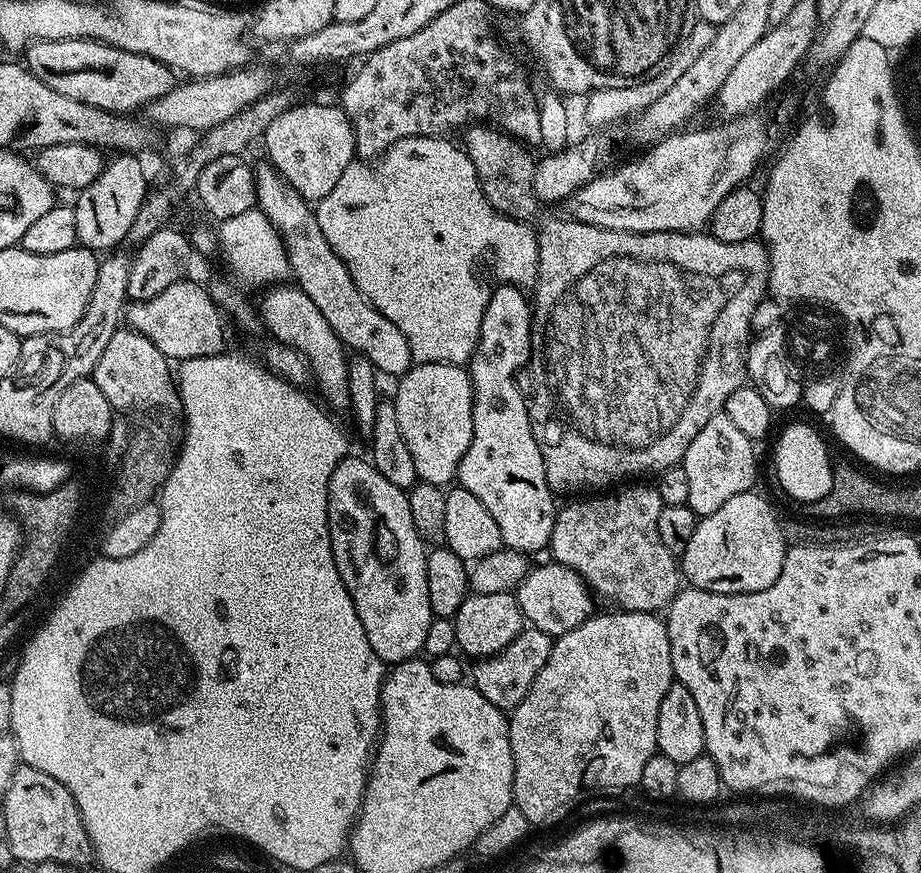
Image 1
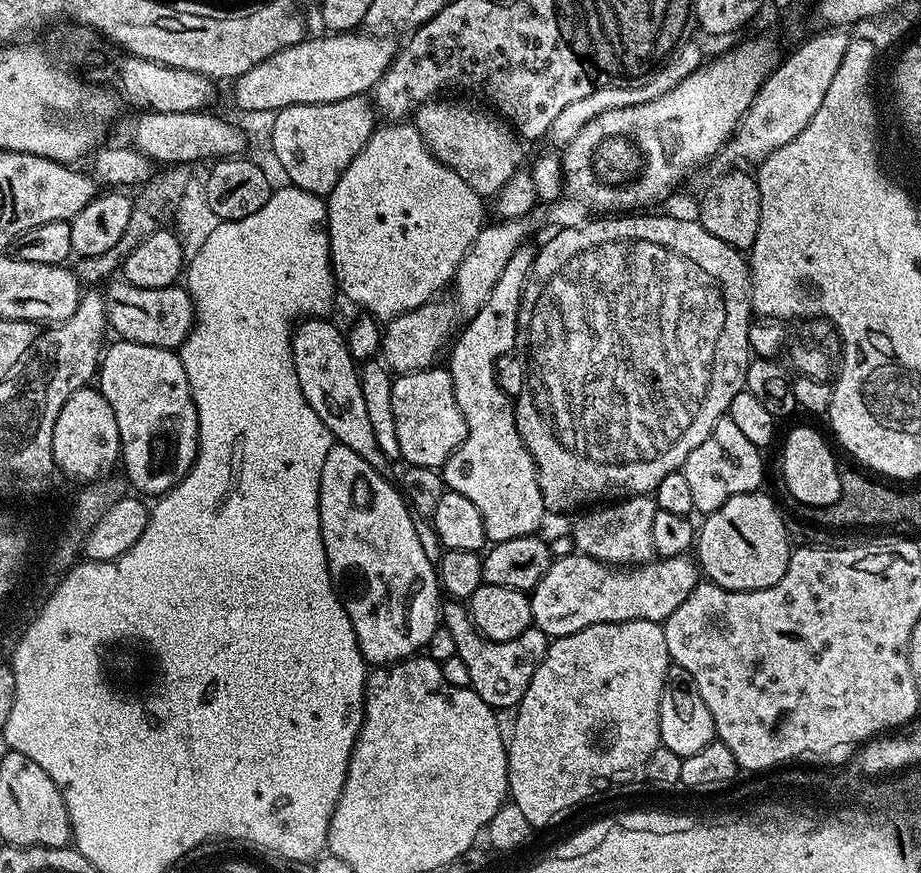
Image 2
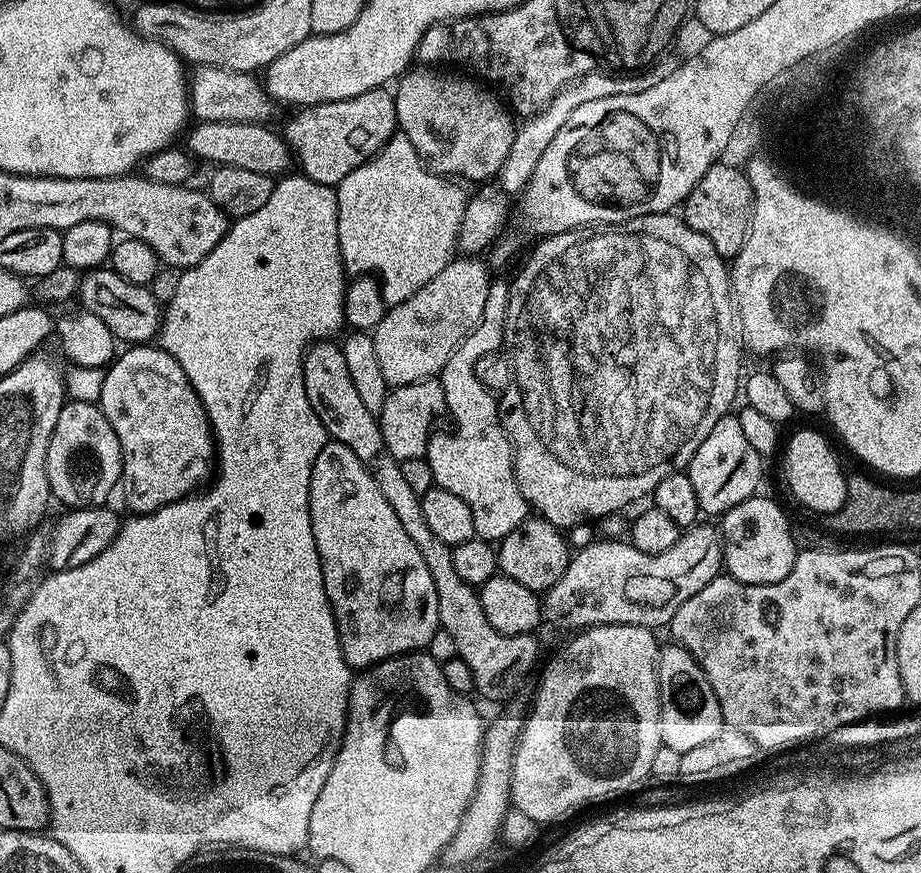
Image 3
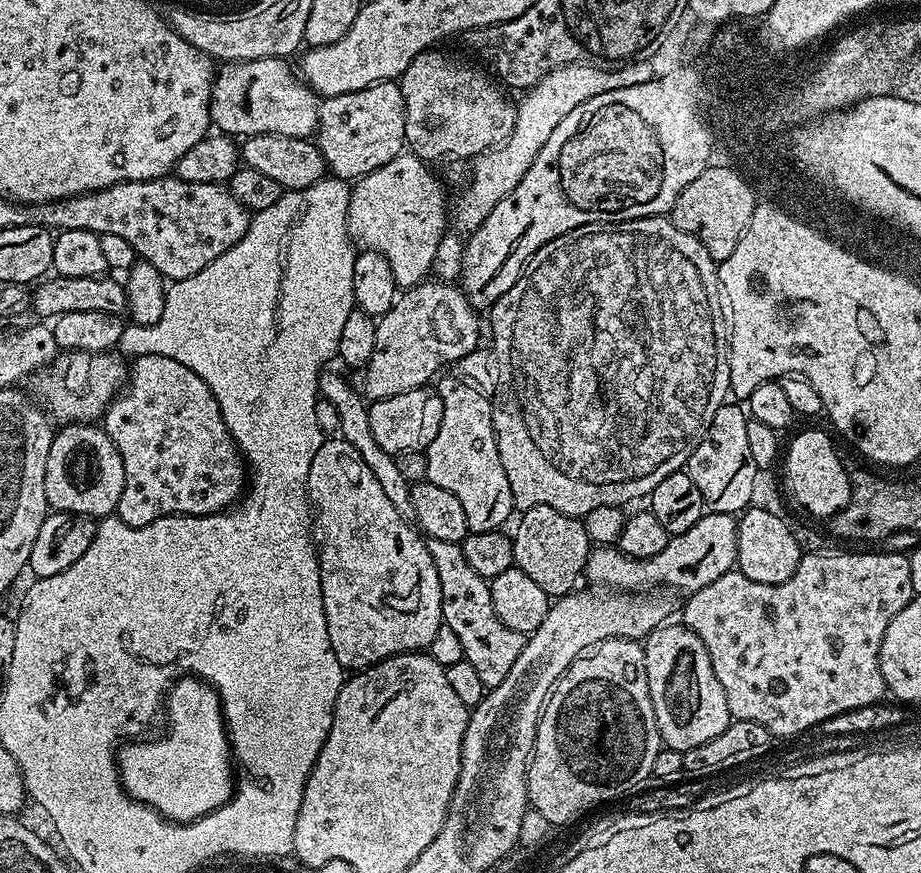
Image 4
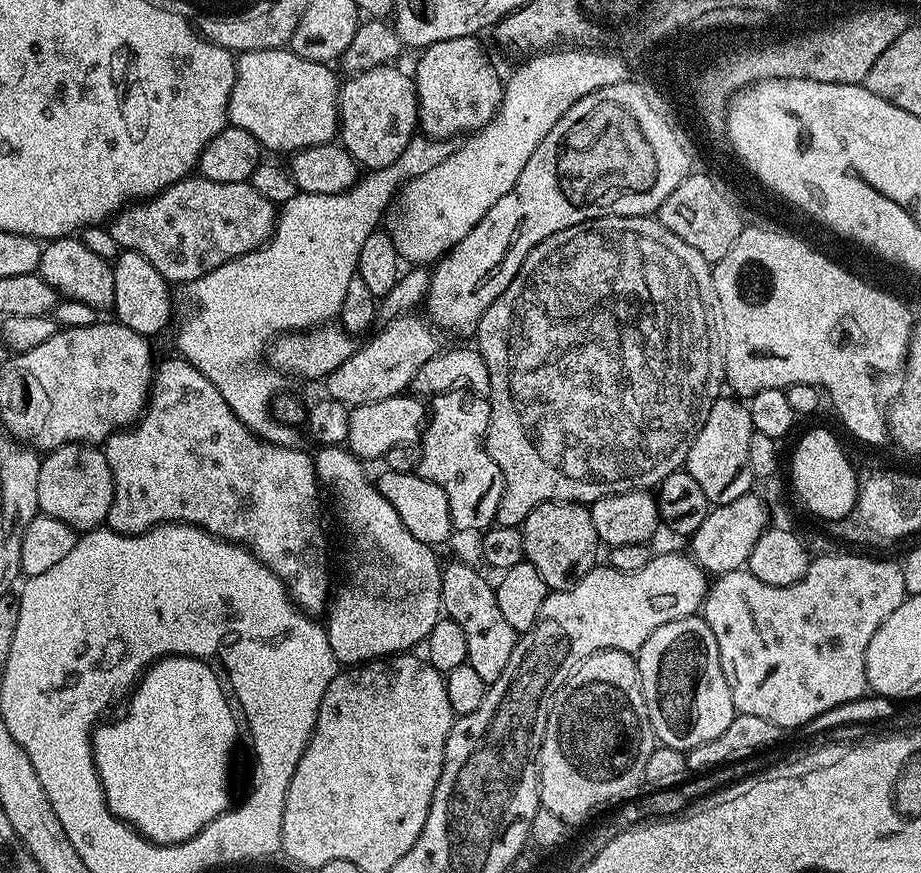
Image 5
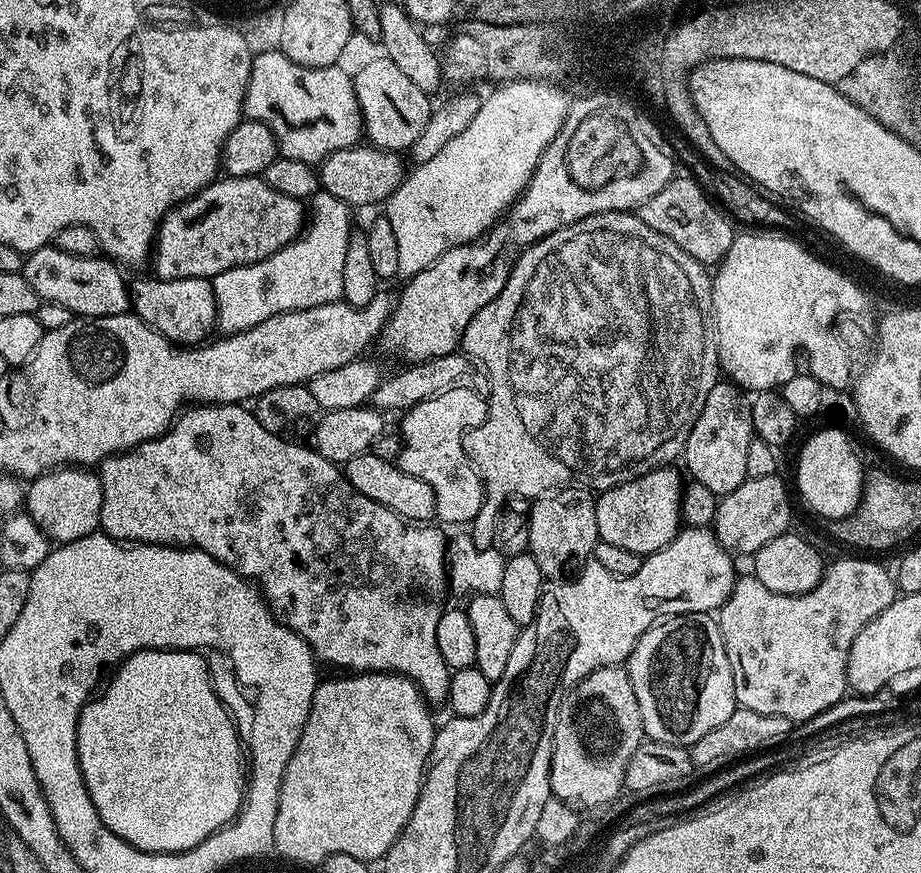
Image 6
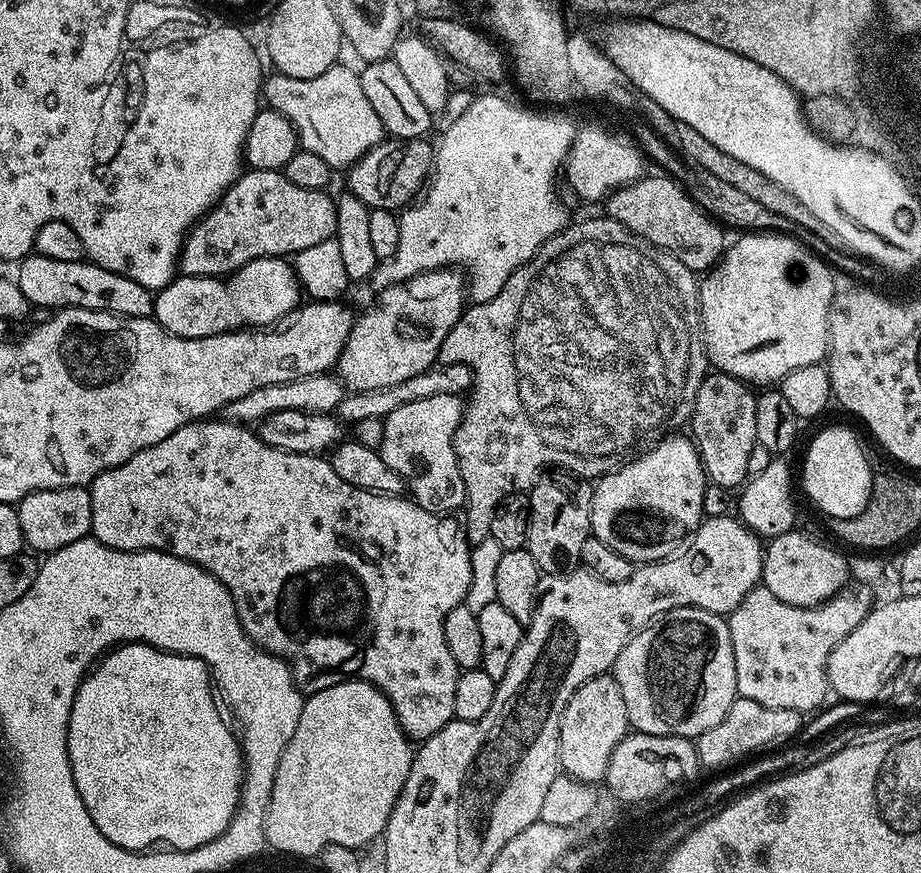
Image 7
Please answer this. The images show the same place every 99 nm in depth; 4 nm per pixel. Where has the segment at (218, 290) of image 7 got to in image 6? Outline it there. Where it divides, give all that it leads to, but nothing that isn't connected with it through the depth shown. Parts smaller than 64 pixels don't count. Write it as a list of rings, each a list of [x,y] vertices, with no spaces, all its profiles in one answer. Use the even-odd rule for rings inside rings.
[[[191,276],[181,280],[151,279],[131,281],[131,311],[177,346],[196,346],[207,341],[213,335],[212,328],[214,332],[217,327],[216,299],[211,283],[203,276]]]

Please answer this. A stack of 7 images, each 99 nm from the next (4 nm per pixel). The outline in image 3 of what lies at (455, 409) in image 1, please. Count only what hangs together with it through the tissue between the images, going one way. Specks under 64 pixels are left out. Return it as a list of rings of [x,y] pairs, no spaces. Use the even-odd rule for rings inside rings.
[[[439,379],[420,380],[416,384],[393,387],[382,410],[378,413],[382,438],[398,461],[406,458],[427,457],[428,446],[433,443],[432,431],[436,423],[447,413],[446,398]]]

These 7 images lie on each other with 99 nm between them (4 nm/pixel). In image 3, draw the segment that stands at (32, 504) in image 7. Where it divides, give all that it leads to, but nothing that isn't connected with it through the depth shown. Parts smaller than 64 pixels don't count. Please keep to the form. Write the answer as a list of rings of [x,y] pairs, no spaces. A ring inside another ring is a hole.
[[[69,399],[58,414],[58,422],[54,422],[54,434],[50,438],[49,449],[46,450],[44,469],[49,476],[51,495],[56,500],[68,504],[69,509],[90,508],[100,506],[112,491],[117,491],[124,475],[124,451],[118,442],[118,434],[114,434],[114,426],[106,418],[99,403],[76,401]]]

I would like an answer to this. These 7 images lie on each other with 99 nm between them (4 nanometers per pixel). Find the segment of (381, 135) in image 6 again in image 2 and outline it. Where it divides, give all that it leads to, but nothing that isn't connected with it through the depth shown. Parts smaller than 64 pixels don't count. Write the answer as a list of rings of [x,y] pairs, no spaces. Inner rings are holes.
[[[367,95],[342,98],[338,102],[286,106],[271,120],[272,152],[281,170],[288,175],[287,183],[322,197],[334,190],[346,166],[354,162],[378,127],[377,113]]]

